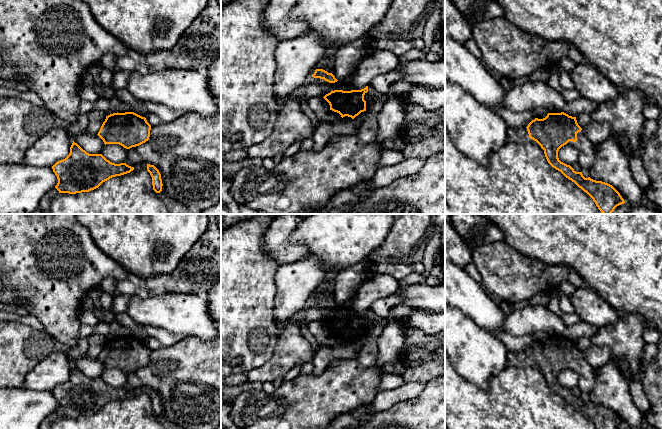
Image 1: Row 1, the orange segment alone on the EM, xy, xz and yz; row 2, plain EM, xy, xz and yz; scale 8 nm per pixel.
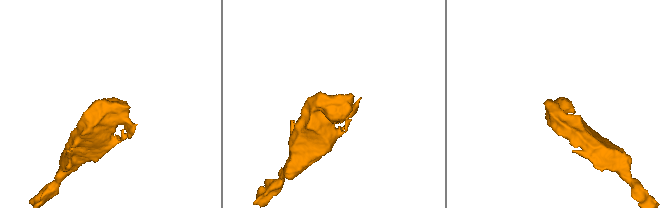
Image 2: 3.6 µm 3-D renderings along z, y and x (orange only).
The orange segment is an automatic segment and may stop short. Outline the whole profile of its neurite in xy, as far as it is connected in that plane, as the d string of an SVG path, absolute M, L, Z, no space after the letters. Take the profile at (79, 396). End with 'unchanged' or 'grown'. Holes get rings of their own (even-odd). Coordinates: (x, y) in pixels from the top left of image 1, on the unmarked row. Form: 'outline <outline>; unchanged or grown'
outline M73 365L69 379L56 386L52 393L58 407L41 422L39 429L51 429L59 417L94 414L112 401L130 397L134 391L126 387L112 387L102 378L89 378Z; grown

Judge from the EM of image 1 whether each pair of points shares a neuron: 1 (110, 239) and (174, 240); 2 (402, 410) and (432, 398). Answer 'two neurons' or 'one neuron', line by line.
1: one neuron
2: one neuron

